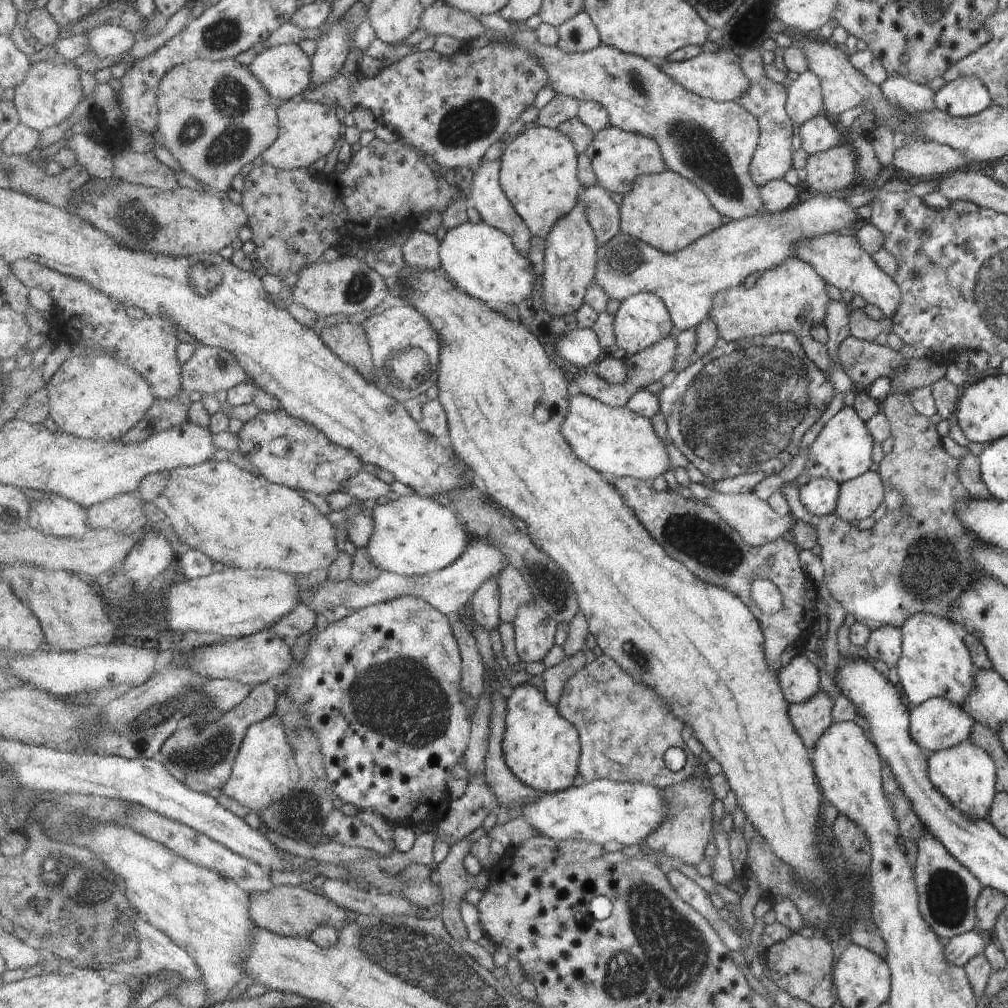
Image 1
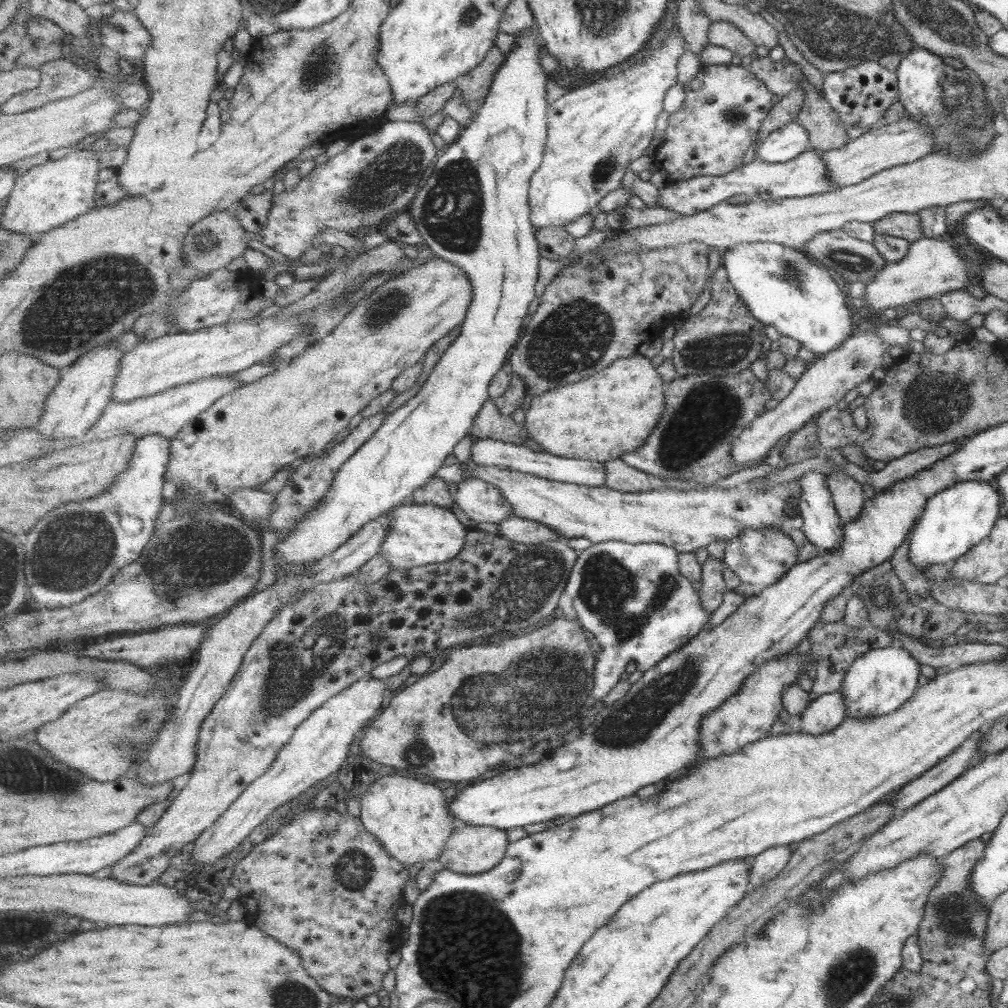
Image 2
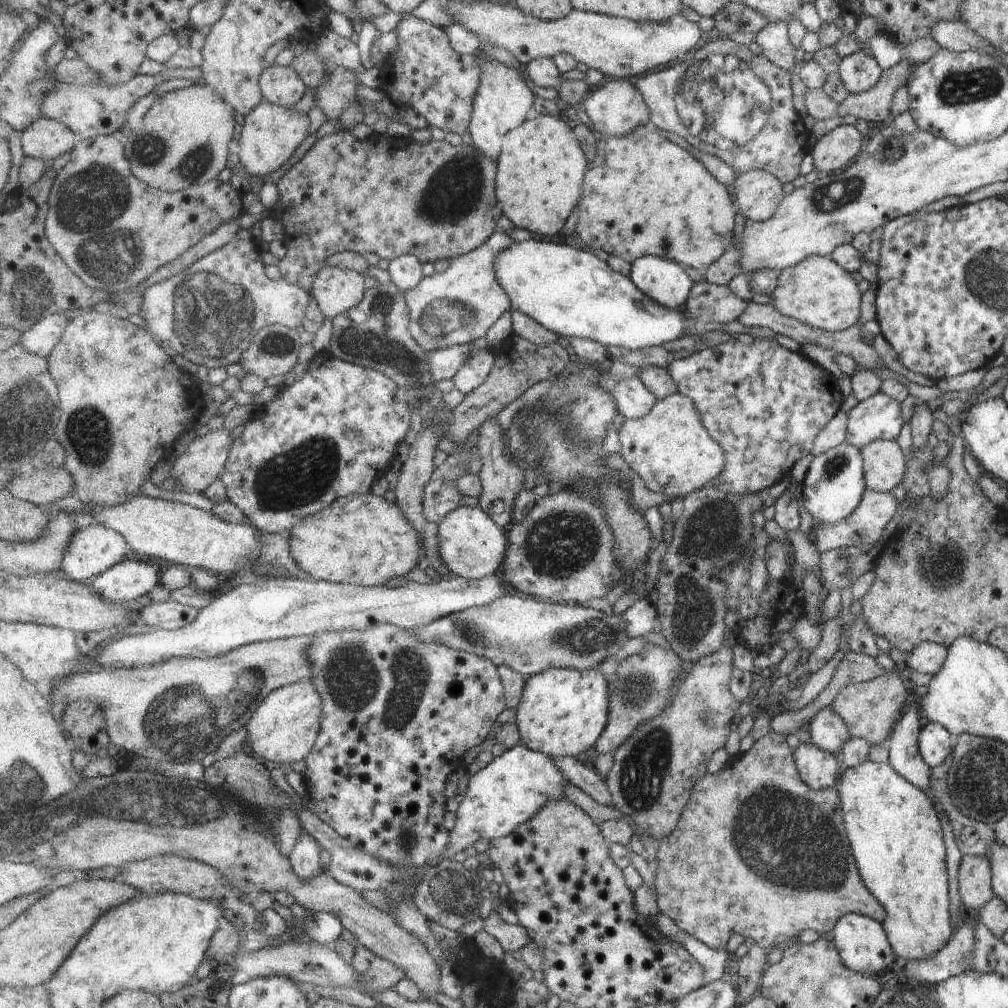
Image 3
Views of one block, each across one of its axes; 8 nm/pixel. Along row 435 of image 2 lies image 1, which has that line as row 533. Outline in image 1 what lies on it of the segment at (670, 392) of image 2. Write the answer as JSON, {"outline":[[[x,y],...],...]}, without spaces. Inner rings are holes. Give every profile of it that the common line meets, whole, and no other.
{"outline":[[[604,473],[608,482],[616,486],[626,498],[628,506],[636,512],[640,522],[650,530],[650,534],[666,548],[672,558],[689,566],[699,579],[722,587],[737,595],[757,617],[764,634],[764,656],[768,666],[777,672],[782,668],[780,656],[788,646],[808,639],[817,621],[817,586],[802,570],[799,549],[796,544],[782,537],[754,548],[748,546],[742,535],[733,526],[728,526],[716,510],[695,498],[684,498],[676,492],[658,491],[651,482],[634,477],[614,476]],[[754,580],[770,580],[782,593],[782,610],[776,614],[764,614],[752,600],[750,590]]]}

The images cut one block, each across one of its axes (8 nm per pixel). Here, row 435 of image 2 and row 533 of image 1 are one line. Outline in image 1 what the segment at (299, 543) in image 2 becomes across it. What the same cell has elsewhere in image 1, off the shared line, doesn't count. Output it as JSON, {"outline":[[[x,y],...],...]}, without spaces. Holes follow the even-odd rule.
{"outline":[[[420,493],[404,495],[394,501],[380,501],[373,511],[374,536],[368,544],[368,554],[382,572],[411,577],[444,570],[464,556],[474,537],[450,506],[443,506]]]}

